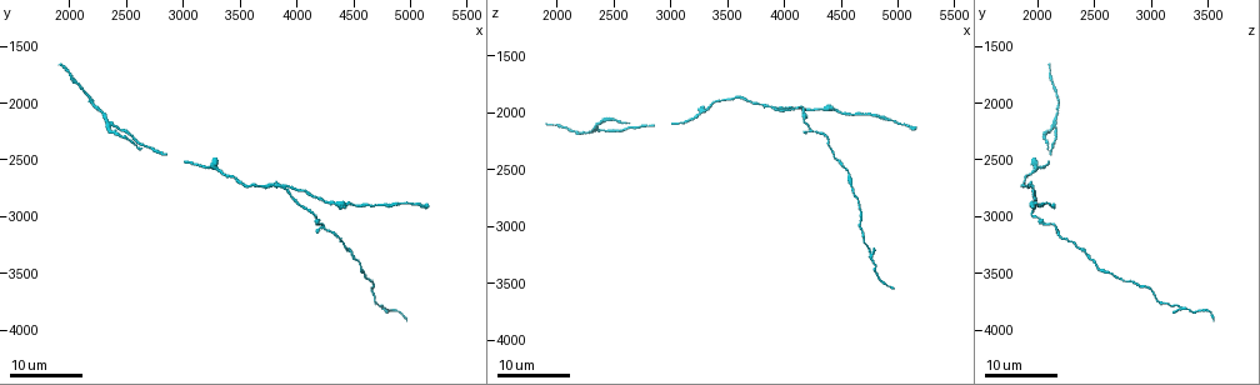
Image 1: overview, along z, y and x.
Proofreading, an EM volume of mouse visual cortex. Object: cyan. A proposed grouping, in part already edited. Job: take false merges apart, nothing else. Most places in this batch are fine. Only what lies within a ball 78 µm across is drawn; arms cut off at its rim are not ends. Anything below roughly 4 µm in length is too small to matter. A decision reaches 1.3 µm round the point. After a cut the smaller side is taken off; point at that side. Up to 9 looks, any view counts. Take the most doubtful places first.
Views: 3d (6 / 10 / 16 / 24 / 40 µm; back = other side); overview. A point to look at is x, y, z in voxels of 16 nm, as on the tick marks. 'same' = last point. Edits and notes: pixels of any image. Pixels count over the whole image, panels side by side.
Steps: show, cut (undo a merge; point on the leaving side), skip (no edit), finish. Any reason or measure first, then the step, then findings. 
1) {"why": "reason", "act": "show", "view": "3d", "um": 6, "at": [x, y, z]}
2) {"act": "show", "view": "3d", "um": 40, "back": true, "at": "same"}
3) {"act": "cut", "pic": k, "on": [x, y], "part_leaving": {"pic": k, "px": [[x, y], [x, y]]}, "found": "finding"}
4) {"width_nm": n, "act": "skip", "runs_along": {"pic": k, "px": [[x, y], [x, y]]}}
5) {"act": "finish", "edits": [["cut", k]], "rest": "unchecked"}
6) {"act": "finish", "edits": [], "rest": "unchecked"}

{"act": "show", "view": "3d", "um": 24, "at": [2320, 2240, 2140]}

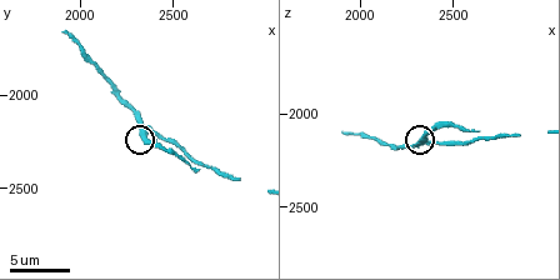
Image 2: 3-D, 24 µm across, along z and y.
{"act": "show", "view": "3d", "um": 10, "at": [2360, 2220, 2120]}

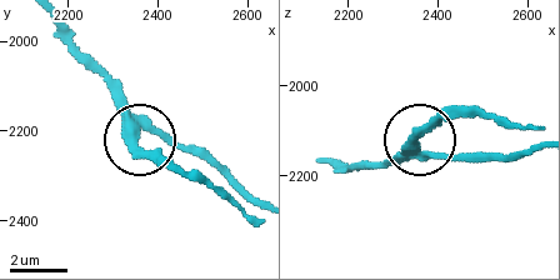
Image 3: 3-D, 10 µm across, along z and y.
{"act": "cut", "pic": 3, "on": [150, 151], "part_leaving": {"pic": 3, "px": [[126, 123], [149, 156], [199, 173], [256, 216]]}, "found": "two neurons meet here"}

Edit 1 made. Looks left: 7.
{"act": "show", "view": "overview"}

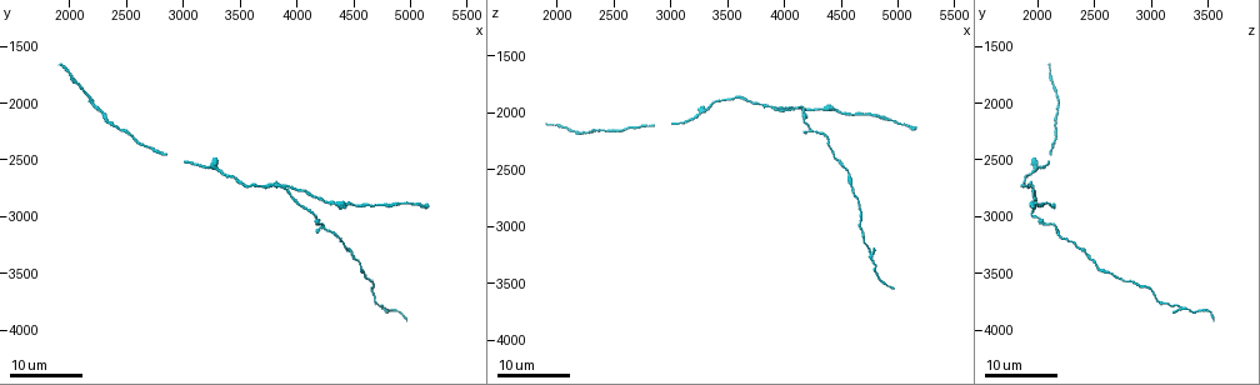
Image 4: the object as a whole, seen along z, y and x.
{"why": "three arms meet", "act": "show", "view": "3d", "um": 24, "at": [4760, 3760, 3220]}

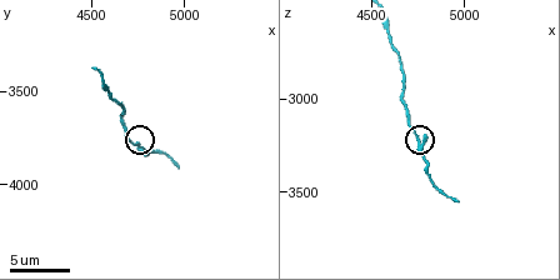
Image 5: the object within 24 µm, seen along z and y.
{"act": "show", "view": "3d", "um": 6, "at": [4740, 3780, 3220]}

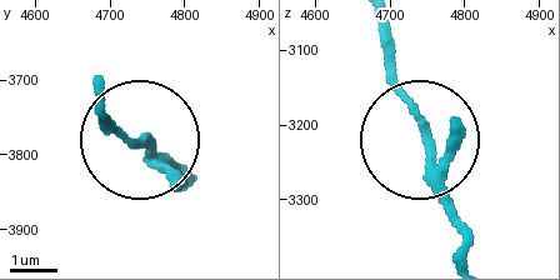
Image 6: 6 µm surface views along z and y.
{"act": "skip", "runs_along": {"pic": 6, "px": [[385, 30], [390, 78], [421, 126], [461, 258]]}, "found": "one neuron here"}

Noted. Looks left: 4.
{"why": "a fork", "act": "show", "view": "3d", "um": 24, "at": [3960, 2780, 1960]}

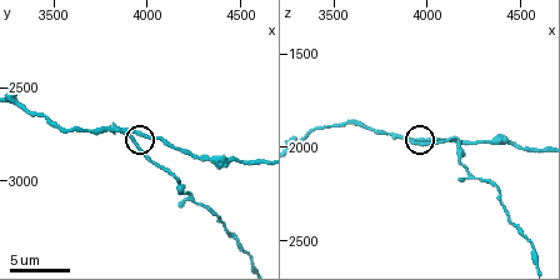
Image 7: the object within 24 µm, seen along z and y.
{"act": "show", "view": "3d", "um": 10, "at": [3940, 2800, 1980]}

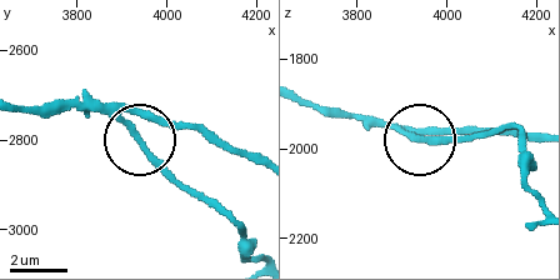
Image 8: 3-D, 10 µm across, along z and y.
{"act": "skip", "runs_along": {"pic": 8, "px": [[131, 133], [139, 138], [88, 93]]}, "found": "continuous, no second neuron"}

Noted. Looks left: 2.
{"why": "narrows sharply", "act": "show", "view": "3d", "um": 6, "at": [4280, 3120, 2180]}

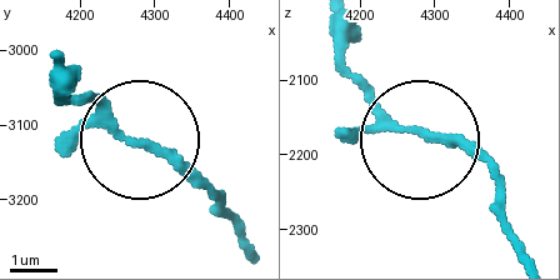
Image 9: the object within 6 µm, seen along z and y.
{"act": "show", "view": "3d", "um": 6, "back": true, "at": [4265, 3120, 2170]}

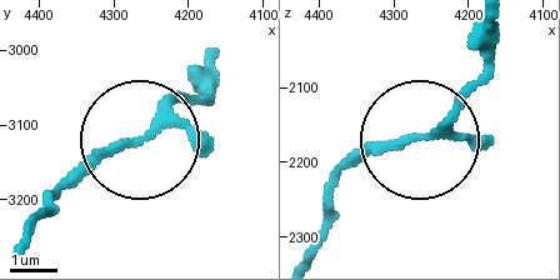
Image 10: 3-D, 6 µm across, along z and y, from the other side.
{"arms": 3, "act": "skip", "runs_along": {"pic": 10, "px": [[501, 26], [485, 74], [441, 121], [338, 165]]}, "found": "one neuron here"}

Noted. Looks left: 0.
{"act": "finish", "edits": [["cut", 3]], "rest": "unchecked"}

